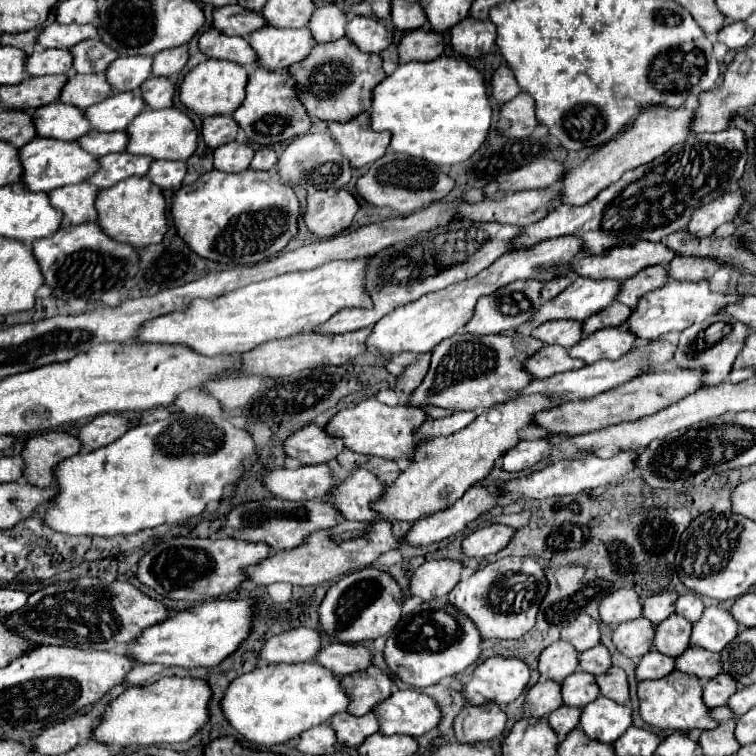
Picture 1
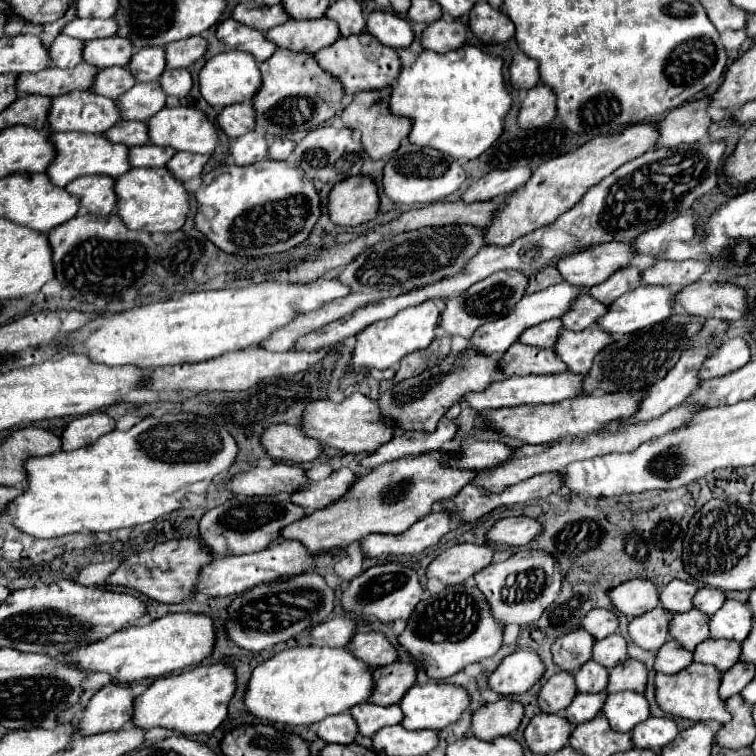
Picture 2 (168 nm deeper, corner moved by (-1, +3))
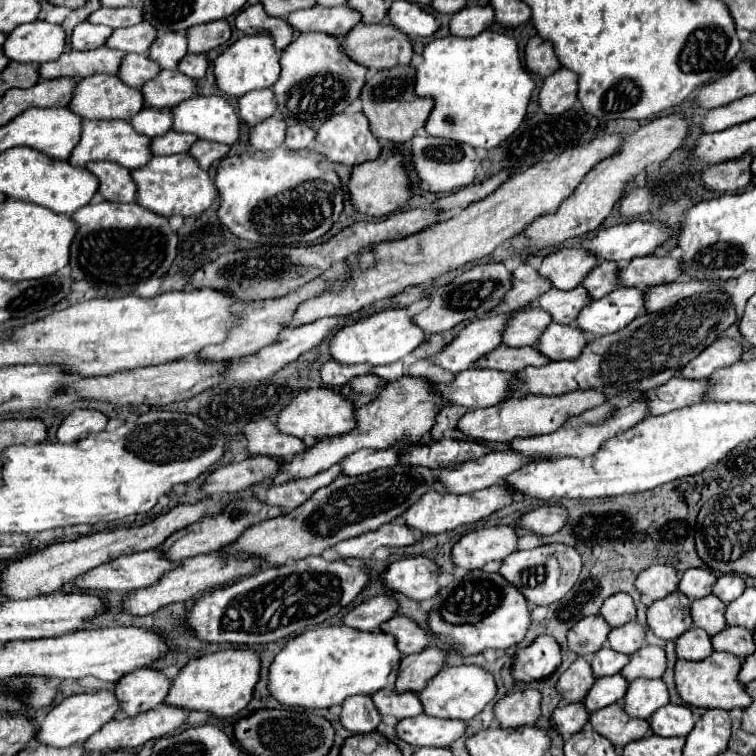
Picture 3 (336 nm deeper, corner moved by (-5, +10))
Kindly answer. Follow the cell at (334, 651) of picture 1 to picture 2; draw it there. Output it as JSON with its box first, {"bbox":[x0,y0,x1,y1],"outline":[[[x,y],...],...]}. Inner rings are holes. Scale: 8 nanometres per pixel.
{"bbox":[347,632,397,668],"outline":[[[357,632],[347,644],[347,648],[349,652],[353,652],[355,658],[363,660],[369,668],[387,666],[397,660],[395,648],[381,632]]]}

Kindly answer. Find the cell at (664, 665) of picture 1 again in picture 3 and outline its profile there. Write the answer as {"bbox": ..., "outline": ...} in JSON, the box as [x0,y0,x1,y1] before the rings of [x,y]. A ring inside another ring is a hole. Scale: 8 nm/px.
{"bbox":[677,627,713,661],"outline":[[[693,627],[687,633],[683,633],[677,639],[677,657],[679,659],[687,659],[687,661],[701,661],[705,657],[709,657],[713,653],[713,645],[711,645],[711,637],[699,629]]]}

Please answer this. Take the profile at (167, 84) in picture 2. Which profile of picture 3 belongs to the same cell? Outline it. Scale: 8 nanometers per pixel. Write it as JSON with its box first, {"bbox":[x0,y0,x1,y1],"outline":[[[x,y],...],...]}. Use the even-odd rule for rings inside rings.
{"bbox":[179,53,209,79],"outline":[[[189,53],[179,63],[179,71],[193,79],[201,79],[205,75],[207,67],[209,67],[209,61],[207,61],[205,53]]]}

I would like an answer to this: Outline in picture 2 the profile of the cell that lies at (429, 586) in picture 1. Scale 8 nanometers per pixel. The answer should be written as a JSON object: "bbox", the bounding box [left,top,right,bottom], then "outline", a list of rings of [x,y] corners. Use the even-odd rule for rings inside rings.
{"bbox":[427,544,495,586],"outline":[[[457,544],[447,548],[427,566],[427,578],[439,578],[445,586],[461,584],[481,568],[489,566],[495,550],[487,544]]]}

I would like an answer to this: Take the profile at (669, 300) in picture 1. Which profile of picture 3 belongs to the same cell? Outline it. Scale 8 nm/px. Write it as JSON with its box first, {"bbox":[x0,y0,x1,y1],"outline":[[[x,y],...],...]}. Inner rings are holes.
{"bbox":[575,287,645,337],"outline":[[[617,287],[601,299],[593,299],[581,309],[575,323],[577,329],[591,337],[603,337],[629,325],[639,313],[643,313],[645,291],[635,287]]]}

